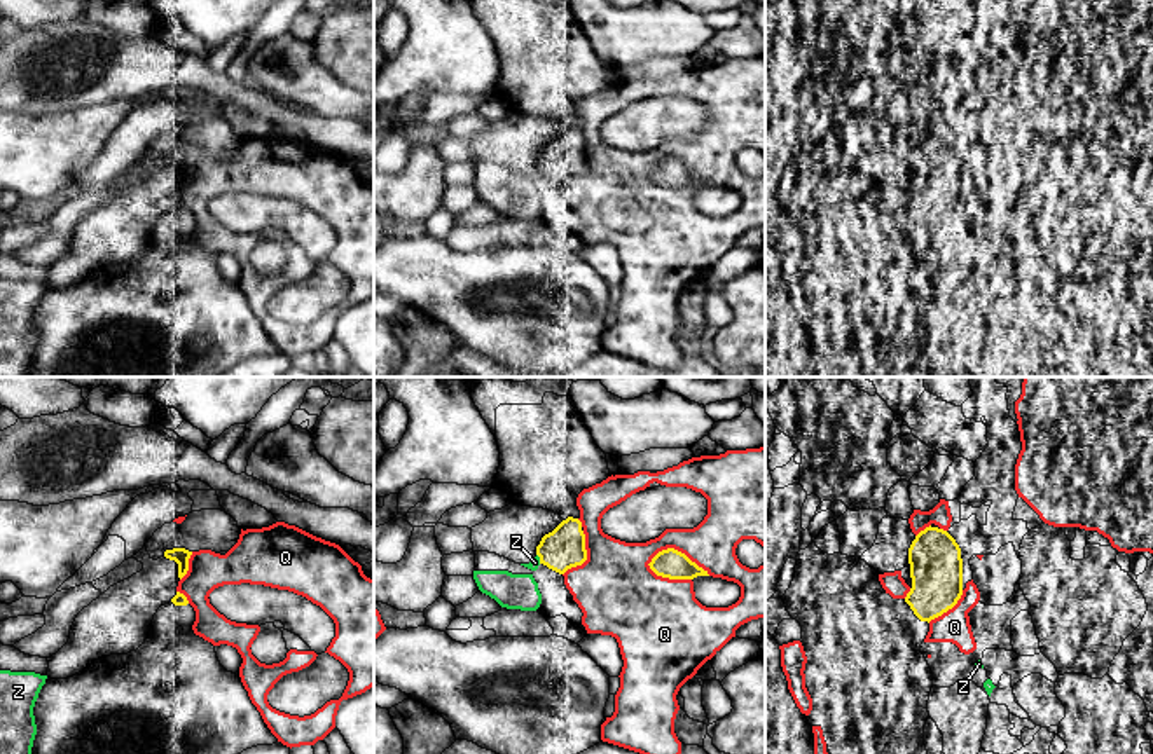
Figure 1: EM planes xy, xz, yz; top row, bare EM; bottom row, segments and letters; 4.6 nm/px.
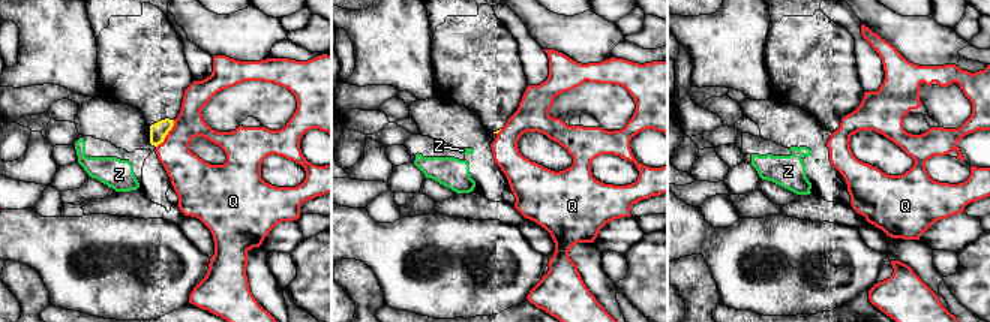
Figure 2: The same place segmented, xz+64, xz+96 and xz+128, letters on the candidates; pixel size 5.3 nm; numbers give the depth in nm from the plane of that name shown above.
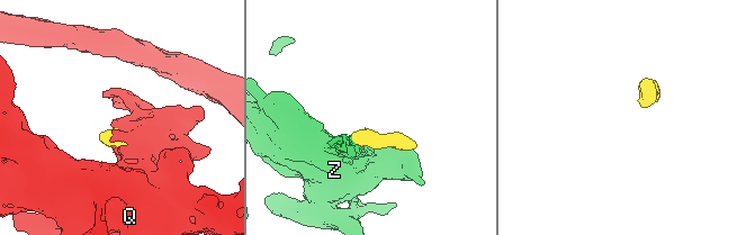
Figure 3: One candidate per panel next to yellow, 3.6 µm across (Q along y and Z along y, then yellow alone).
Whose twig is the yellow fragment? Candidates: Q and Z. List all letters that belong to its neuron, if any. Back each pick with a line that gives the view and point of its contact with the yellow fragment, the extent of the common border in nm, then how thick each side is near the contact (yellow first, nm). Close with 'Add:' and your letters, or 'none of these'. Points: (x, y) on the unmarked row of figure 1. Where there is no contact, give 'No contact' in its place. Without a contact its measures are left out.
Add: none of these

